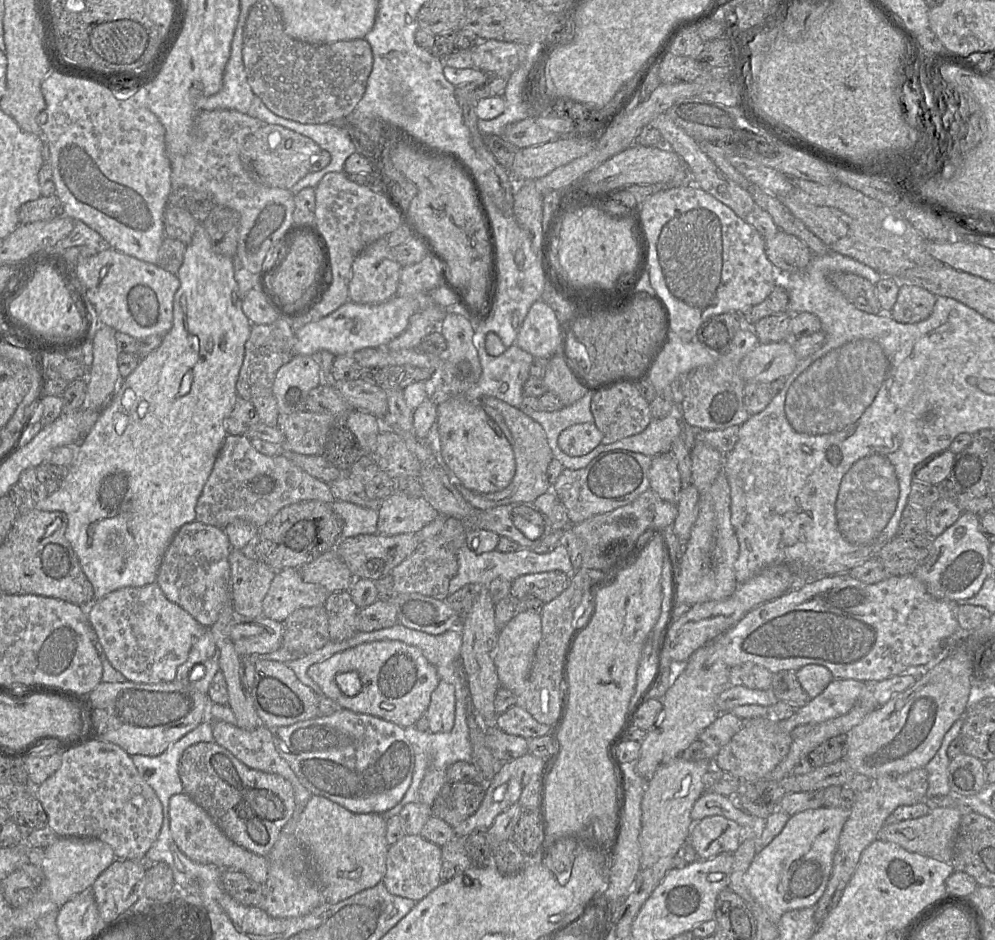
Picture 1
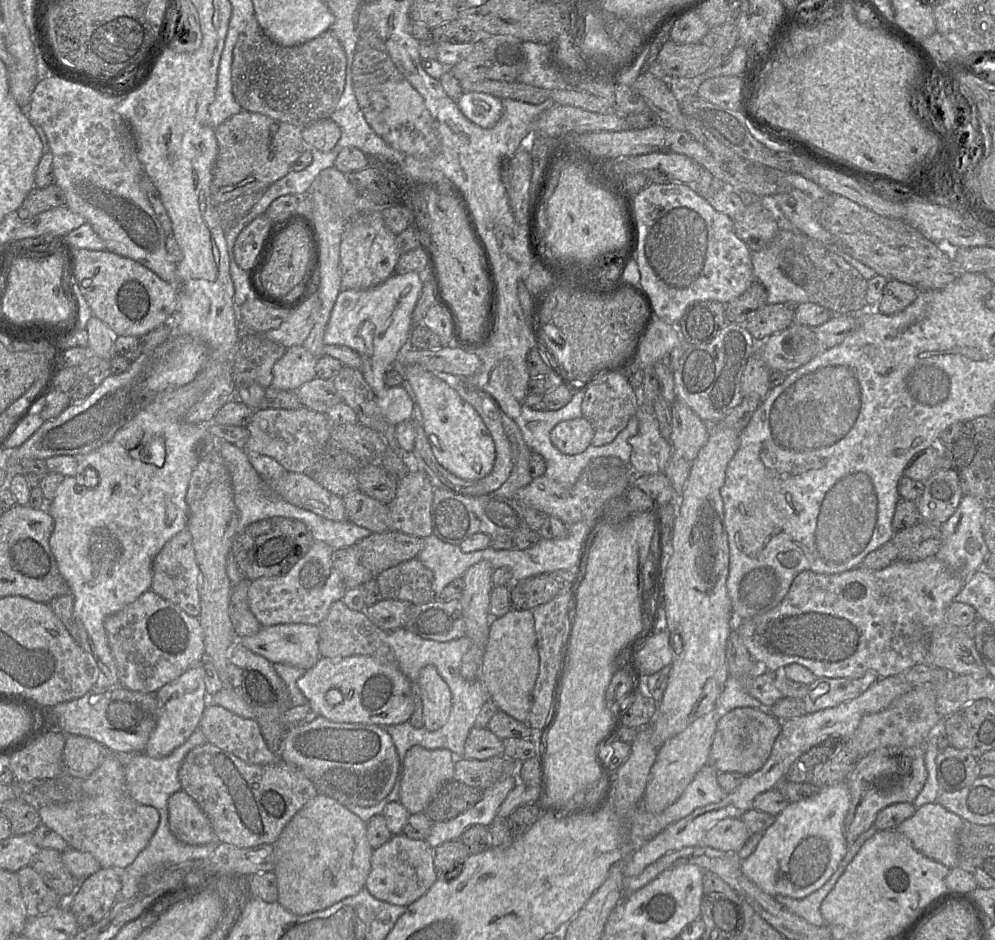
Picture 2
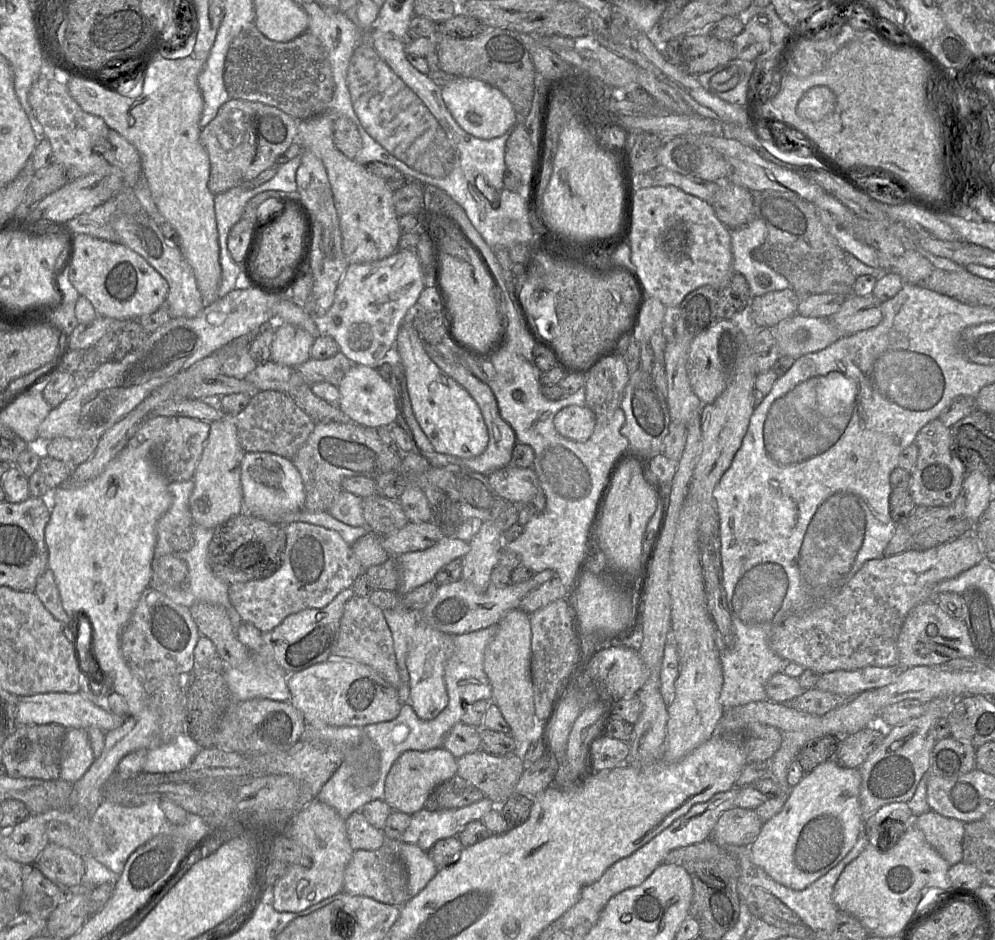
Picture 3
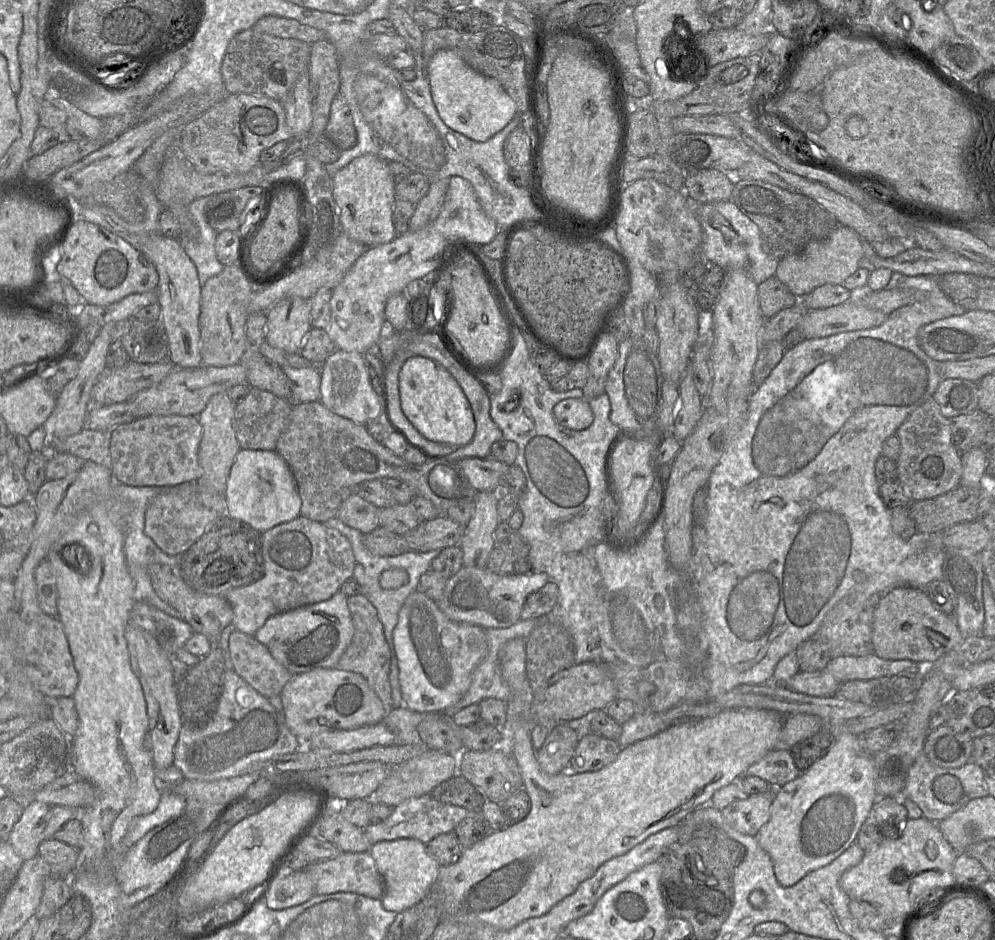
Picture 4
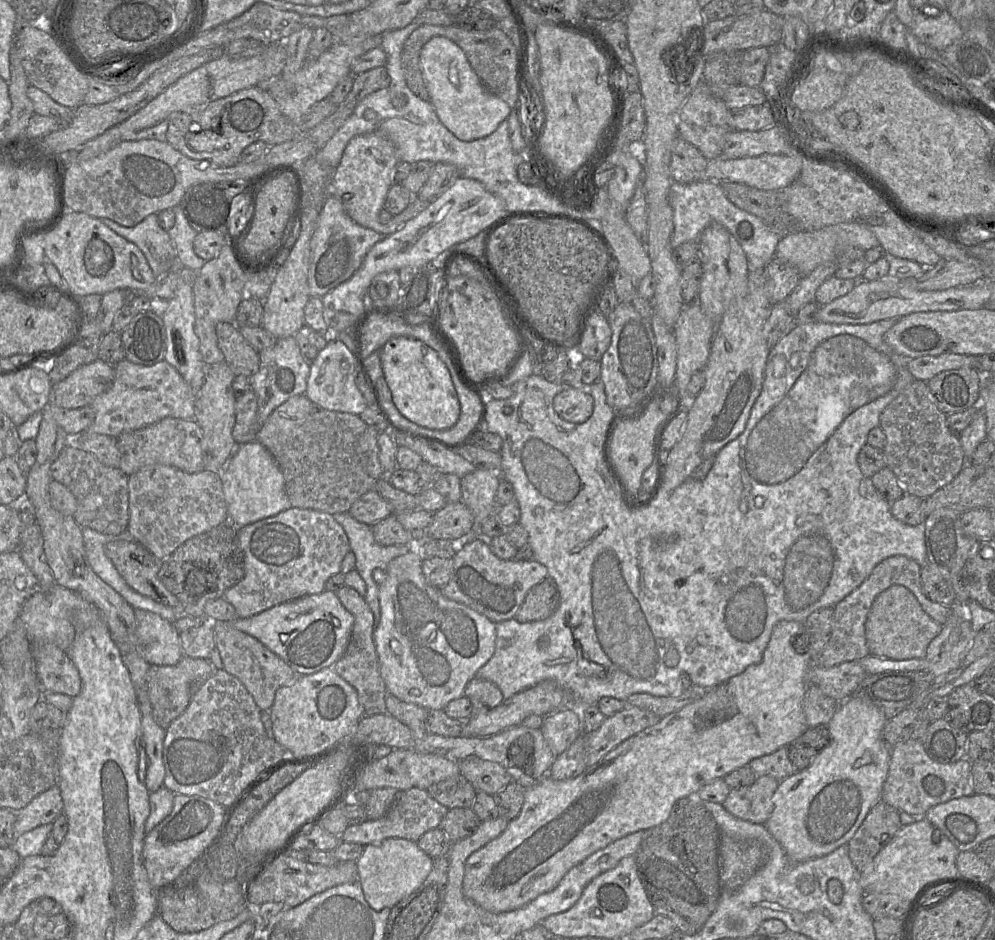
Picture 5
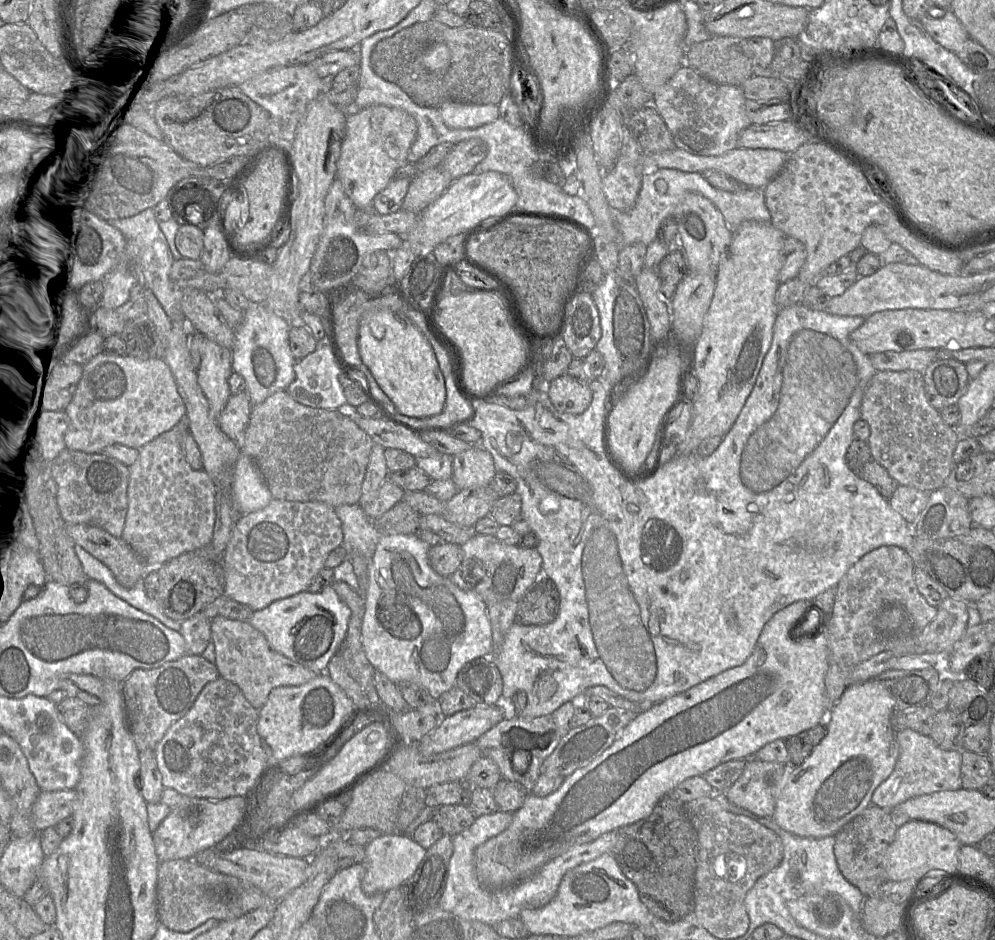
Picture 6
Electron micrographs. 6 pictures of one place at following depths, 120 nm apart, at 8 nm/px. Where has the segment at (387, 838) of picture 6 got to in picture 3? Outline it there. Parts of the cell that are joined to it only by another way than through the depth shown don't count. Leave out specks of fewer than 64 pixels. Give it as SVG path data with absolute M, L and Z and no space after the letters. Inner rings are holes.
M386 840L382 847L387 847L402 860L408 875L409 898L416 896L438 871L428 852L415 844Z

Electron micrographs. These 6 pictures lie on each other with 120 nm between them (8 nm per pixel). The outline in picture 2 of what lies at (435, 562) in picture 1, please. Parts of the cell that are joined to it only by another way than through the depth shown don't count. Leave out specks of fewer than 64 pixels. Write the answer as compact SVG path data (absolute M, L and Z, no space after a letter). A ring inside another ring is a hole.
M416 557L390 567L375 576L384 599L422 604L436 599L433 572Z

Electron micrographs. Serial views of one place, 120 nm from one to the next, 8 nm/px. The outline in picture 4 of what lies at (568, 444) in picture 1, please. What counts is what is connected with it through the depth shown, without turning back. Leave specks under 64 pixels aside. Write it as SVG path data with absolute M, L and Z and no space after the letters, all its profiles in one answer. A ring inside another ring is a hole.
M568 398L553 408L555 420L562 426L575 431L587 429L594 420L589 401L585 398Z

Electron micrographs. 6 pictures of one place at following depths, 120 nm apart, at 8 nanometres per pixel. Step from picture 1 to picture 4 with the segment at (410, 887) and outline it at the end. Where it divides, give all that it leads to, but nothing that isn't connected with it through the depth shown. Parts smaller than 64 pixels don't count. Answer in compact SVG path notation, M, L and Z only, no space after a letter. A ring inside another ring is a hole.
M342 852L336 858L311 863L304 870L311 875L315 883L316 895L351 892L380 900L384 894L383 879L369 852Z

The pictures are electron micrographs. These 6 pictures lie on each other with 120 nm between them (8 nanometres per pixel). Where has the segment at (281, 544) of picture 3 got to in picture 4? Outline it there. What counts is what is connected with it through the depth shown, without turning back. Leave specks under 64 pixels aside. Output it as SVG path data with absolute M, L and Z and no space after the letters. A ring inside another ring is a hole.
M227 514L218 517L181 557L182 579L195 591L225 597L234 588L255 583L263 576L260 534Z

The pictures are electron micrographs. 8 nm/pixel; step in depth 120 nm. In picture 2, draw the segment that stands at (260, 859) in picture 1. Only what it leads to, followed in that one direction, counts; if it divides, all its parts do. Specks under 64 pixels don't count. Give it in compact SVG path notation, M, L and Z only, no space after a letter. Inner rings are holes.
M177 791L168 800L169 828L181 842L189 845L205 845L216 841L211 823L185 791Z

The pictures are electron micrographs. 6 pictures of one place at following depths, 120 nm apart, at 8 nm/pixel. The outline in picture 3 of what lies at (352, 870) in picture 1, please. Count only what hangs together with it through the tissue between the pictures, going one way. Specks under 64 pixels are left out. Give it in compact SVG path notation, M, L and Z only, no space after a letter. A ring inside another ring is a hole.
M316 799L296 812L293 822L283 837L300 843L310 853L311 865L288 864L286 873L272 888L272 906L278 912L301 912L343 890L344 871L354 850L352 849L345 826L345 820L329 805Z

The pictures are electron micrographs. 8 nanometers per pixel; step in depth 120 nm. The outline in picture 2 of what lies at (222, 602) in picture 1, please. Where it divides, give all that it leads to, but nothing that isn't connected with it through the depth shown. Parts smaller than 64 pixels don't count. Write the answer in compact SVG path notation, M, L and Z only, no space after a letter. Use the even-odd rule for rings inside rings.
M186 528L175 534L154 558L151 588L164 599L179 606L188 615L199 617L201 612L199 581L200 568L196 560L192 535Z

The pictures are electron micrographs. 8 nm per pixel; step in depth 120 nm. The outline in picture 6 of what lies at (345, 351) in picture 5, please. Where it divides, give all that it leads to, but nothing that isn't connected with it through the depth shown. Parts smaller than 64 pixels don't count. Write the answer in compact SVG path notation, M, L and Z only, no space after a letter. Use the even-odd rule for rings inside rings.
M332 339L331 341L329 341L329 344L325 344L320 348L316 348L314 352L310 353L302 360L296 361L294 367L295 379L287 387L286 391L294 400L305 406L324 409L338 409L339 407L347 403L347 399L344 395L343 388L339 381L339 375L342 370L344 370L348 374L339 356L338 345Z

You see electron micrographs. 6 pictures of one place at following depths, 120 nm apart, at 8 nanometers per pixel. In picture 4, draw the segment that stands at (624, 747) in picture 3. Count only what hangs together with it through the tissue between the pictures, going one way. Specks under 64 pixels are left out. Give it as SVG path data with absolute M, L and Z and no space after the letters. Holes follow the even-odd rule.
M588 732L578 742L567 771L583 773L600 770L614 762L621 750L617 741Z

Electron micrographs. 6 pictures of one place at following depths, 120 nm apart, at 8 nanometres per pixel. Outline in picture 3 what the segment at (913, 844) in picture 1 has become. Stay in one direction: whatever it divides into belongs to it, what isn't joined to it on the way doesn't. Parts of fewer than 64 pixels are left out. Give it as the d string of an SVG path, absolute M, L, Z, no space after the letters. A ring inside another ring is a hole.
M931 809L914 817L912 822L950 866L963 861L964 822L942 816Z

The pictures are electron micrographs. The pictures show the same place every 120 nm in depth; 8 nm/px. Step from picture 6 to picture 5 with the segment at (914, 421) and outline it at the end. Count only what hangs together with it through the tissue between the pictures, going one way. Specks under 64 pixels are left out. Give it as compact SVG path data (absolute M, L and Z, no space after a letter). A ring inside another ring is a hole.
M914 379L882 411L879 427L886 436L882 449L889 467L906 493L926 498L950 483L967 463L960 439L947 426L946 414L932 402L925 381Z

